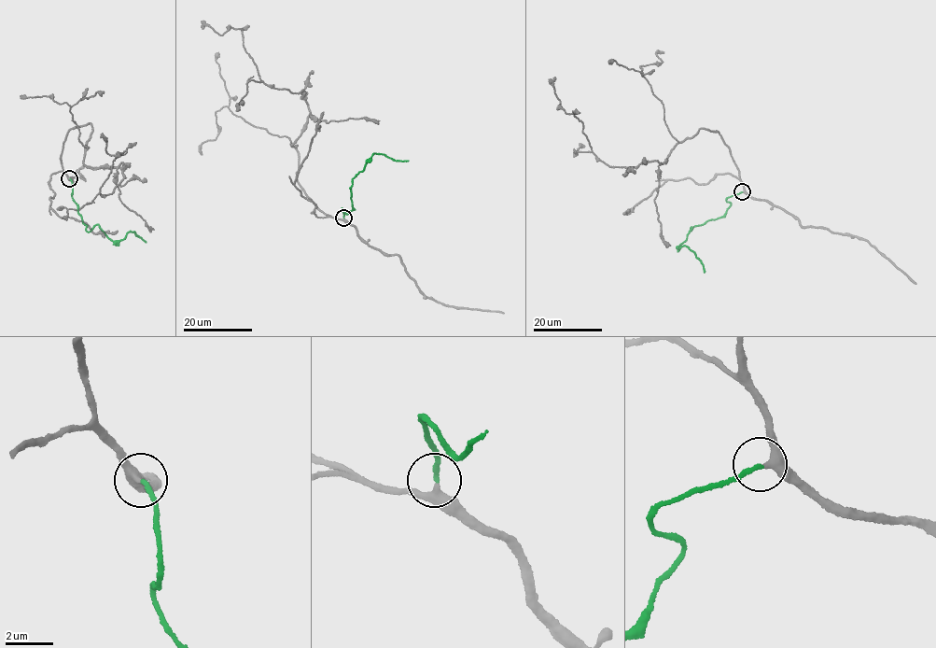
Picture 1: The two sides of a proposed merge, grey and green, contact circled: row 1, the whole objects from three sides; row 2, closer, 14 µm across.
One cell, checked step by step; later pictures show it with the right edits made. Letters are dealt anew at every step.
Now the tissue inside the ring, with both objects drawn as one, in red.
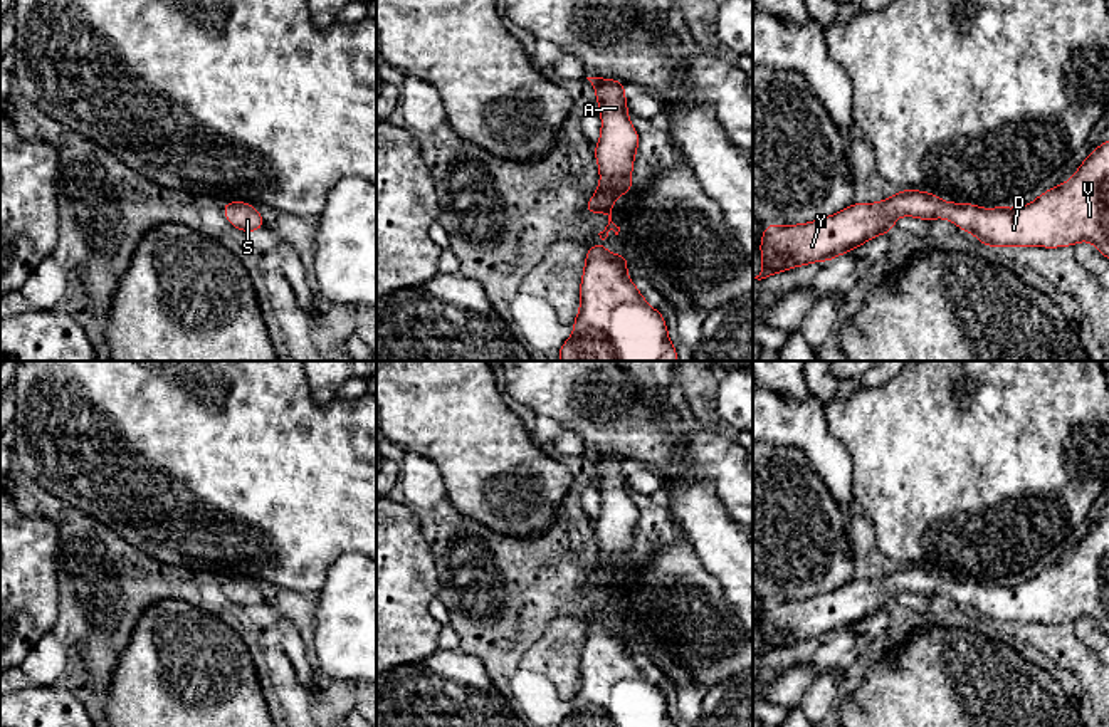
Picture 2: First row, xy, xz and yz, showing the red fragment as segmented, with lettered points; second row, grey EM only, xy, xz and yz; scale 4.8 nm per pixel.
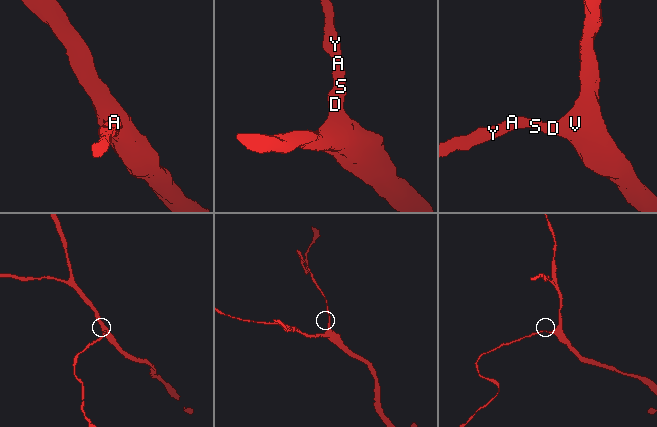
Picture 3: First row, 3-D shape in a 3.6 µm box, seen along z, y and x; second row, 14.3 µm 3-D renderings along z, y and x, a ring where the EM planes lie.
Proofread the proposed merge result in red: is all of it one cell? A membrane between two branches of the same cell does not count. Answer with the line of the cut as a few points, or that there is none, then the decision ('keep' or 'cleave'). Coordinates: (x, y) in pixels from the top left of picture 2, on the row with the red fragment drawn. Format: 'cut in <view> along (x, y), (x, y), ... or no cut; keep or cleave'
no cut; keep

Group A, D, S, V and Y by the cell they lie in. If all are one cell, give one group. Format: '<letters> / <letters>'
A D S V Y

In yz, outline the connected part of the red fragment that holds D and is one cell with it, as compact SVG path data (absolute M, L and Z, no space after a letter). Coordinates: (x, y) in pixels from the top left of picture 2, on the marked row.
M1109 141L1080 163L1074 176L1043 191L1032 203L991 210L973 203L943 201L936 193L899 190L875 203L847 208L810 223L768 223L759 242L761 272L753 279L813 262L828 262L862 243L894 232L899 217L951 220L985 247L1072 247L1092 242L1109 260Z

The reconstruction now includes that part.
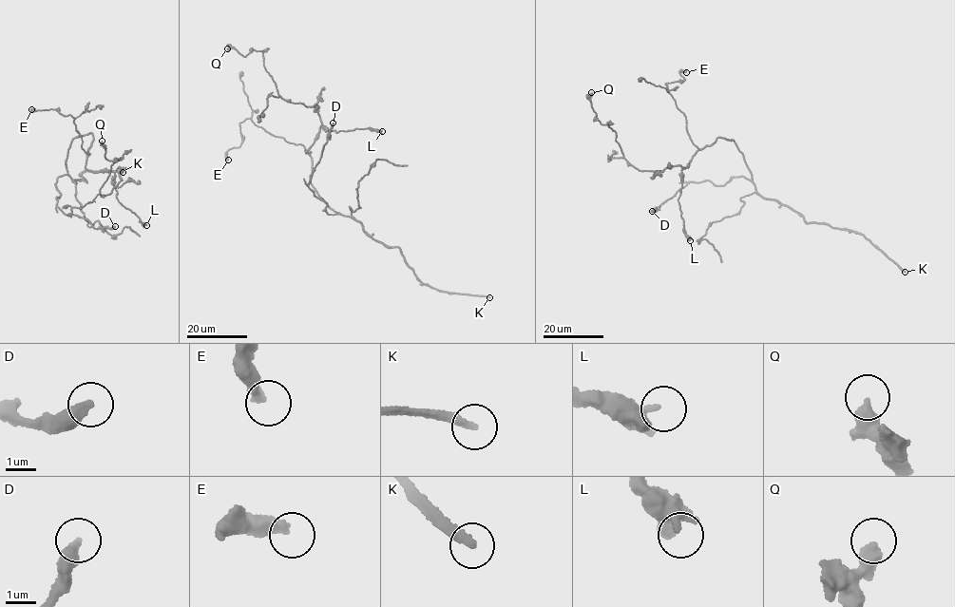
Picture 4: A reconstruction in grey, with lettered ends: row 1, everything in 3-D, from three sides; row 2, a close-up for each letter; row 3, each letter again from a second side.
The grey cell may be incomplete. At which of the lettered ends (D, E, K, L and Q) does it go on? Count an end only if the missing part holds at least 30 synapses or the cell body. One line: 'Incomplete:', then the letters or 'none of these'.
Incomplete: D, K

